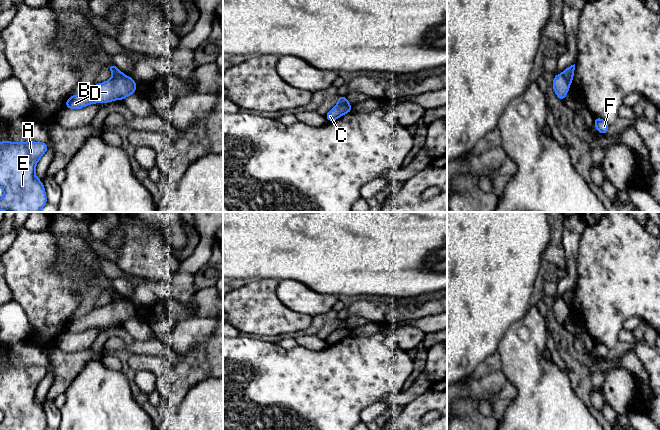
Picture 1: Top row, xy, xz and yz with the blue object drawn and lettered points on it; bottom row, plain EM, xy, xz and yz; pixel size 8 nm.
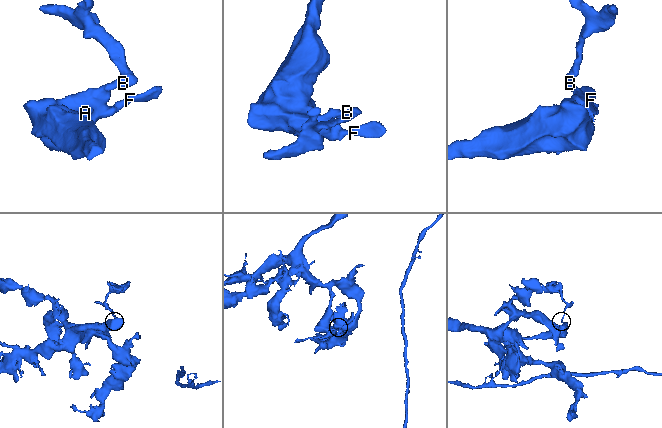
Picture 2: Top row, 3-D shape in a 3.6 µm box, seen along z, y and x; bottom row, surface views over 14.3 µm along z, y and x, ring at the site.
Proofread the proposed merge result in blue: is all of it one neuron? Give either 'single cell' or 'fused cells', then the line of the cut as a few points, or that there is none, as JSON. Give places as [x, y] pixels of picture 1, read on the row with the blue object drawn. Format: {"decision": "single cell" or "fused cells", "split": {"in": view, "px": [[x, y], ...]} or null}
{"decision": "fused cells", "split": {"in": "xz", "px": [[338, 102], [350, 106]]}}

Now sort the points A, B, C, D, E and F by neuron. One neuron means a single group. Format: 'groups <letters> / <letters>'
groups A B D E F / C

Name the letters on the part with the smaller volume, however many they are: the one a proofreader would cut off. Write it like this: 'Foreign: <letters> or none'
Foreign: C

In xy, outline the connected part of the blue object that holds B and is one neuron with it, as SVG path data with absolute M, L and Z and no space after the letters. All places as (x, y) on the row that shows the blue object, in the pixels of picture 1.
M116 76L103 83L95 84L82 93L70 96L65 107L75 110L94 103L123 100L135 93L136 89L136 82L130 76Z

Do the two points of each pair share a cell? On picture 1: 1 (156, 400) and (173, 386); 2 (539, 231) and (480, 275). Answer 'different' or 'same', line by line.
1: different
2: same

